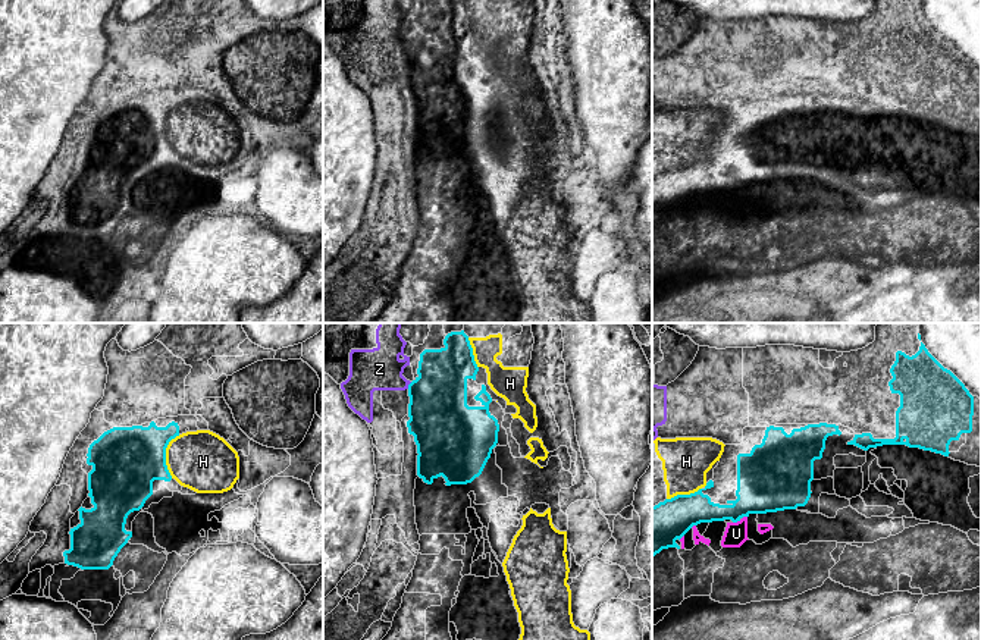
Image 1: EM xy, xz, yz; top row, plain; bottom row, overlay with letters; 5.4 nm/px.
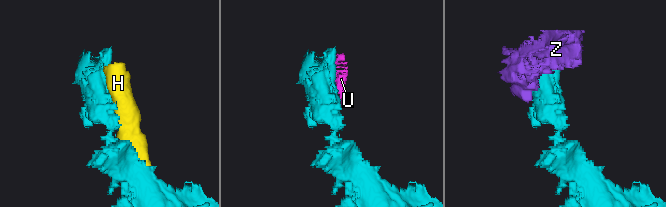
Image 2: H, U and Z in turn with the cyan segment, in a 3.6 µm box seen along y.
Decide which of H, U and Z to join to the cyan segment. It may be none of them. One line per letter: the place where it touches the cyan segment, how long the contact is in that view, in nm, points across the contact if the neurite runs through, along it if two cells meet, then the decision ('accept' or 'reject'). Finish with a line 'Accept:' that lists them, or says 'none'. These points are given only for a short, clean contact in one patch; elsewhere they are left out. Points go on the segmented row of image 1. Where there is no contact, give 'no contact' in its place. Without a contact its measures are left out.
H: meets cyan in xy at (165, 455); contact 240 nm long; reject
U: meets cyan in yz at (739, 520); contact 90 nm long; border along yz (746, 515), (733, 523); reject
Z: meets cyan in xz at (408, 385); contact 50 nm long; border along xz (411, 382), (407, 388); reject
Accept: none

